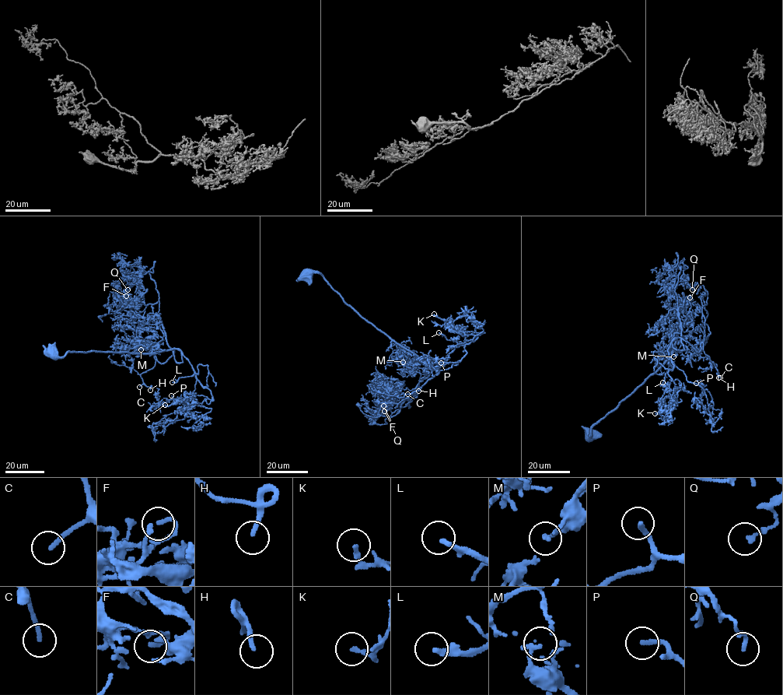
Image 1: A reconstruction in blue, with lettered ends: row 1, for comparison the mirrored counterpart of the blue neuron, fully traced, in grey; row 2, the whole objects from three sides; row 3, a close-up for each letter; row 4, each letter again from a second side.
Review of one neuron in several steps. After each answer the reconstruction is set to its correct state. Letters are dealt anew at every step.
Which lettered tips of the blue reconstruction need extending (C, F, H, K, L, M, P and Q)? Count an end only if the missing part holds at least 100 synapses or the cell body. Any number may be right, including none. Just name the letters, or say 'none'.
C, H, L, P

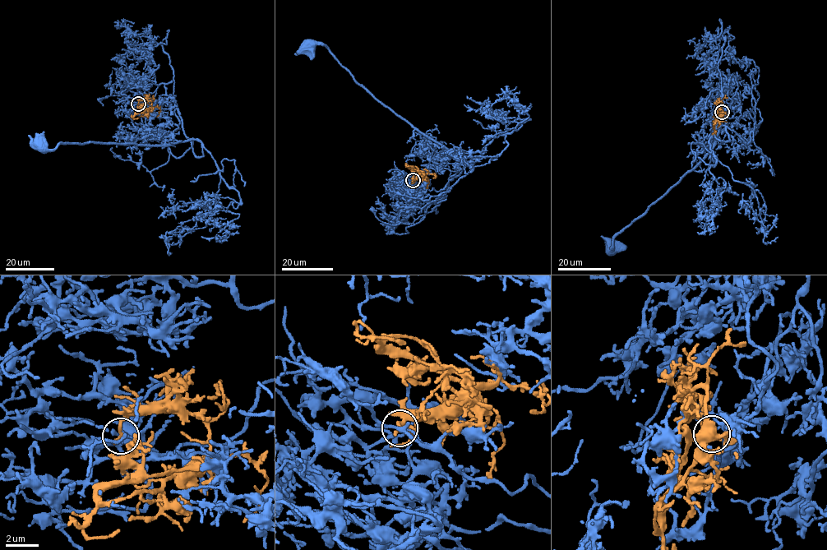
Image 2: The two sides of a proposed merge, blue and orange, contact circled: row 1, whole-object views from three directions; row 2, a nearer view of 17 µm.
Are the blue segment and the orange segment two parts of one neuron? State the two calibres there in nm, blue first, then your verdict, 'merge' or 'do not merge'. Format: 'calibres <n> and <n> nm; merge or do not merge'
calibres 160 and 190 nm; do not merge

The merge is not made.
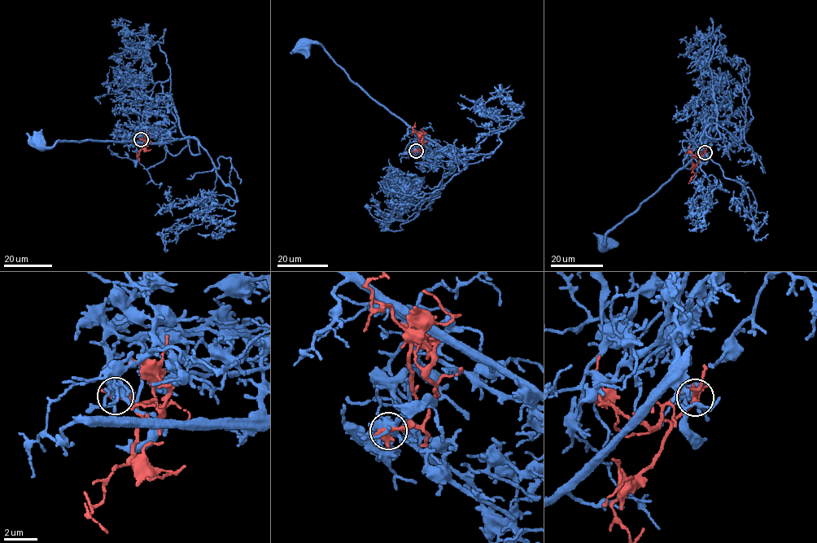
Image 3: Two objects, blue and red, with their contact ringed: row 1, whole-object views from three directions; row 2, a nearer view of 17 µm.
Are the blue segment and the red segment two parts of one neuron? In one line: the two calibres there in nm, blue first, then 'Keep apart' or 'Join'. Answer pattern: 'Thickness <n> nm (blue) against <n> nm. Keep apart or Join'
Thickness 380 nm (blue) against 360 nm. Keep apart

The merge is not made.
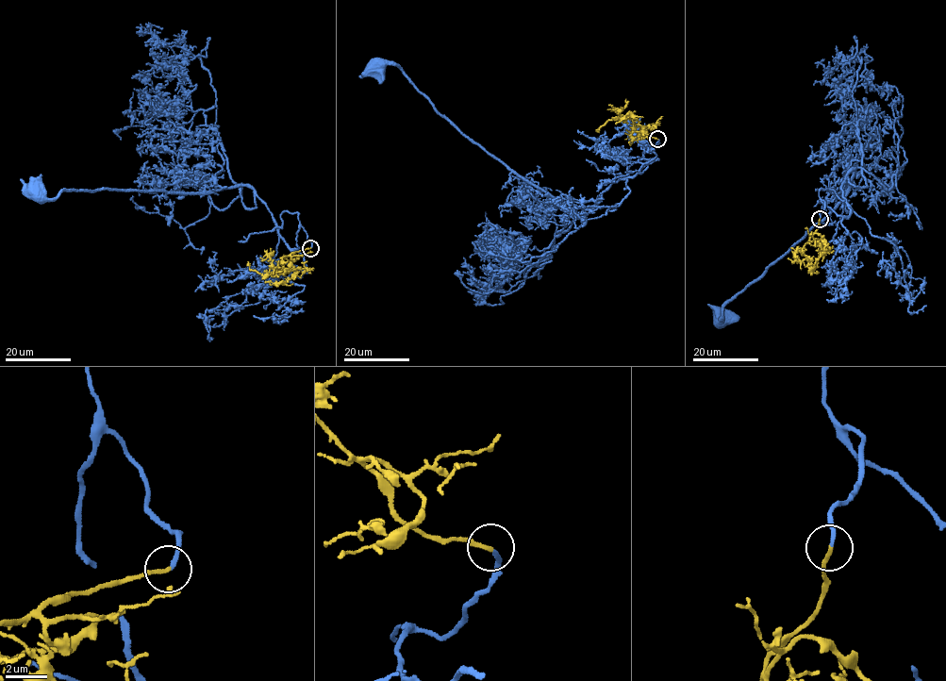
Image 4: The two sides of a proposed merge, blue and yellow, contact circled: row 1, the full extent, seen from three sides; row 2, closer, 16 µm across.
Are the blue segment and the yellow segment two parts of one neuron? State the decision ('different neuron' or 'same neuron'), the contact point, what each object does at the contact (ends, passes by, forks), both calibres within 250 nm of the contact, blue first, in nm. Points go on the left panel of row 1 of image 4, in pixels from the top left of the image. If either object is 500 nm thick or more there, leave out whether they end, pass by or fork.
same neuron; at (310, 248); blue ends there; yellow ends there; 200 nm thick on the blue side, 190 nm on the other

